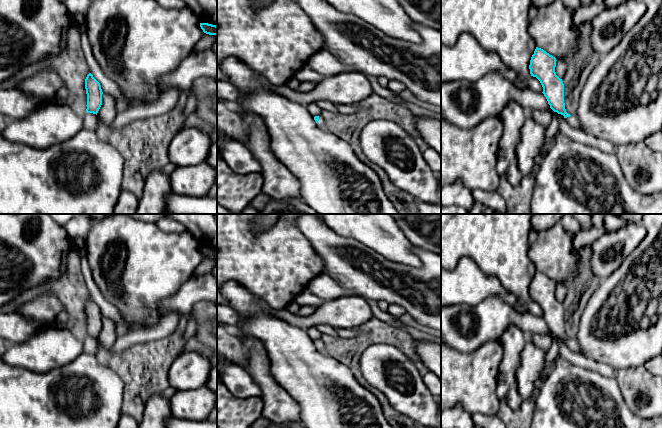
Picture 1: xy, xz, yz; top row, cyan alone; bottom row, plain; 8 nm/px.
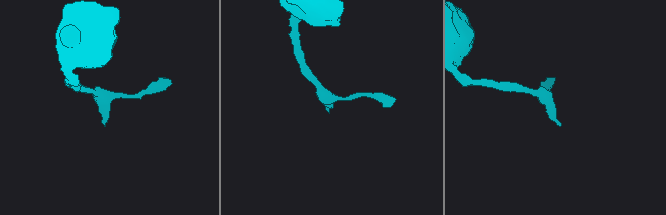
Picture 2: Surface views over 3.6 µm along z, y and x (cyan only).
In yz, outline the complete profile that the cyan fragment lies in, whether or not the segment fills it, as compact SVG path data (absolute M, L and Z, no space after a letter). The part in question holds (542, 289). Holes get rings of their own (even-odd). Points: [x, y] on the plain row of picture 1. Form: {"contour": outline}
{"contour": "M536 271L530 284L530 298L536 301L542 311L550 332L564 340L567 346L575 353L582 354L579 343L576 339L566 336L564 327L564 308L555 296L556 282Z"}

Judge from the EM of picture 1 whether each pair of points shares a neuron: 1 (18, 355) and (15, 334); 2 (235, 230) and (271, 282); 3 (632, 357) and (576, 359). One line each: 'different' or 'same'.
1: different
2: same
3: different

